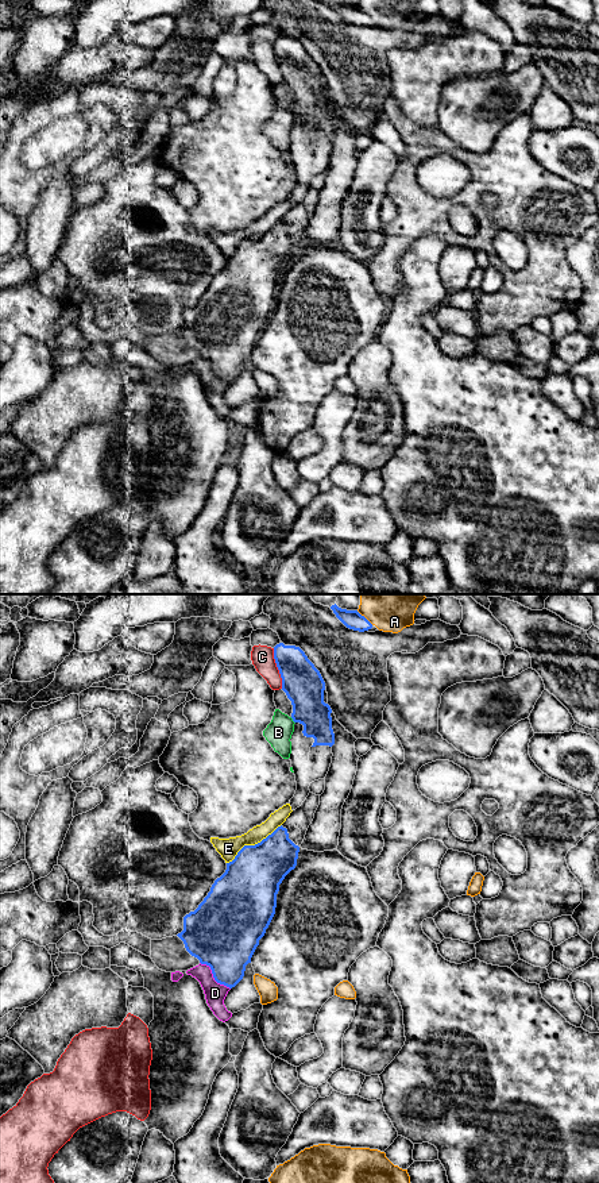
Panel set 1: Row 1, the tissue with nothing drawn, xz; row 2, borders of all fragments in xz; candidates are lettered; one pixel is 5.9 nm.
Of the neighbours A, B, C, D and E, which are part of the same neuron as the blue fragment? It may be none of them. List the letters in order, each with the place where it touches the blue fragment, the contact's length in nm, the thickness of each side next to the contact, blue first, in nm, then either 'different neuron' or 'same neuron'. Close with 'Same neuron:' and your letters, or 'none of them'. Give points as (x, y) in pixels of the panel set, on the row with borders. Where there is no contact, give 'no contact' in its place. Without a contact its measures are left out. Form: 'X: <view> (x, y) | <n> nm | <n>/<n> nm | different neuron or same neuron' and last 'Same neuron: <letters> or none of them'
A: xz (363, 616) | 130 nm | 110/360 nm | different neuron
B: xz (293, 720) | 50 nm | 240/160 nm | different neuron
C: xz (278, 669) | 240 nm | 240/140 nm | different neuron
D: xz (213, 977) | 240 nm | 400/130 nm | different neuron
E: xz (252, 846) | 400 nm | 340/120 nm | different neuron
Same neuron: none of them

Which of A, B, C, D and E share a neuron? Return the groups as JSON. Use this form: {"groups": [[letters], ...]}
{"groups": [["A"], ["B", "E"], ["C"], ["D"]]}

